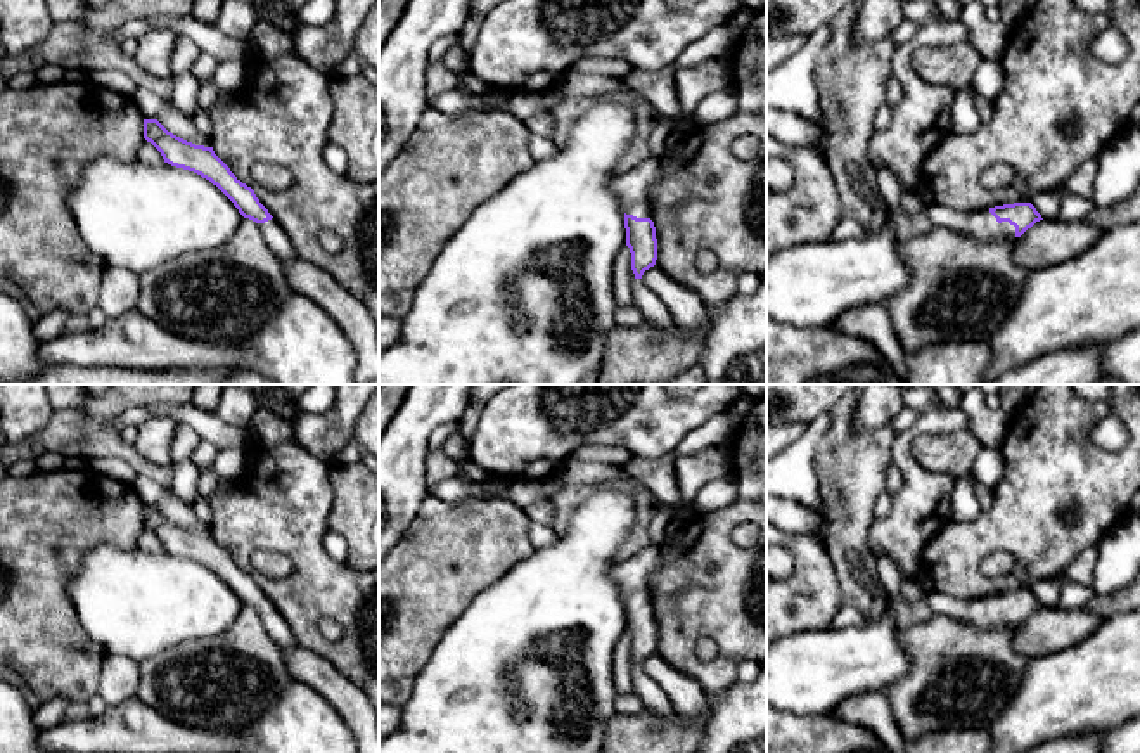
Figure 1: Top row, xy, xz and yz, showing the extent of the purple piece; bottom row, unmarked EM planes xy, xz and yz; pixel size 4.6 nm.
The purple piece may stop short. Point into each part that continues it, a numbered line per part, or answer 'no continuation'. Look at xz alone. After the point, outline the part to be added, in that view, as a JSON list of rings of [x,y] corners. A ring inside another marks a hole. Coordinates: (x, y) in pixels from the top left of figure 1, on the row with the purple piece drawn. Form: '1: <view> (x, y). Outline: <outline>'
1: xz (632, 189). Outline: [[[650,158],[626,173],[611,180],[611,190],[616,194],[623,213],[637,218],[650,218],[650,189],[661,177],[659,158]]]

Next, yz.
1: yz (981, 225). Outline: [[[932,203],[927,213],[936,228],[950,228],[977,241],[1015,239],[1015,227],[1009,222],[998,223],[989,209],[958,211]]]

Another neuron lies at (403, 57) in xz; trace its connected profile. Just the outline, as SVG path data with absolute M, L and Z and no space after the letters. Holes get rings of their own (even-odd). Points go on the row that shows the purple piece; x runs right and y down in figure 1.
M408 0L379 48L379 177L431 107L426 87L429 48L441 36L458 33L471 9L472 0Z

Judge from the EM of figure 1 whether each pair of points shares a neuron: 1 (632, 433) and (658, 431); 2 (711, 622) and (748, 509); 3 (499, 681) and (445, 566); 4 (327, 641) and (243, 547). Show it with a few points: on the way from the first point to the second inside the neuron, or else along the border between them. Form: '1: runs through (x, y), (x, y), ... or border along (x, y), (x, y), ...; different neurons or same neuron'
1: runs through (639, 431), (651, 431); same neuron
2: runs through (711, 592), (711, 579), (720, 570), (720, 534); same neuron
3: border along (495, 582), (467, 606), (440, 641); different neurons
4: runs through (303, 617), (277, 591), (251, 572); same neuron

